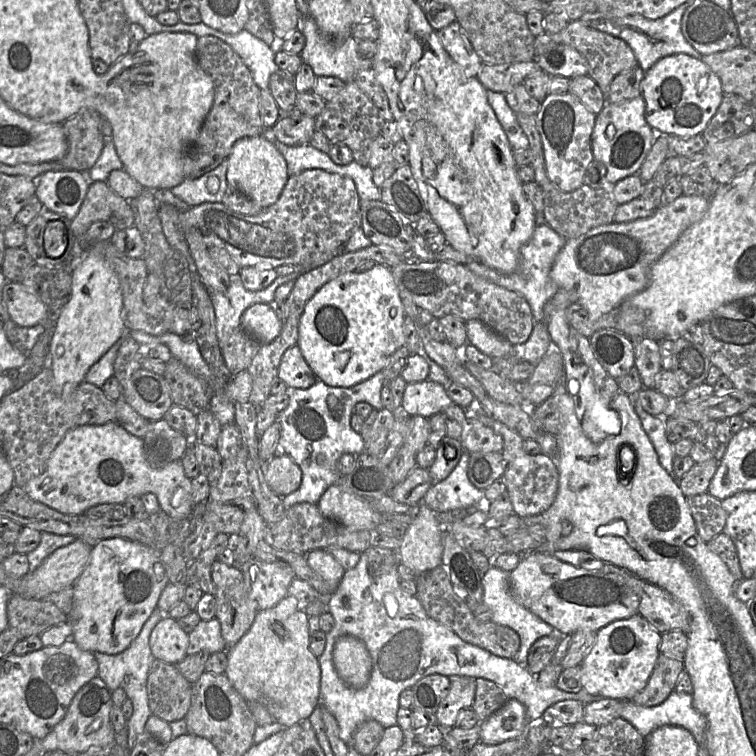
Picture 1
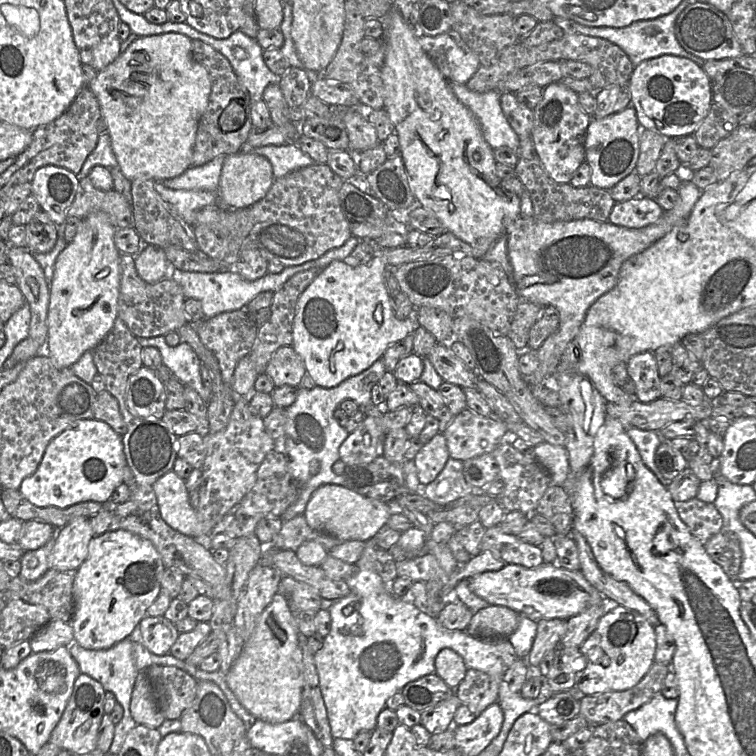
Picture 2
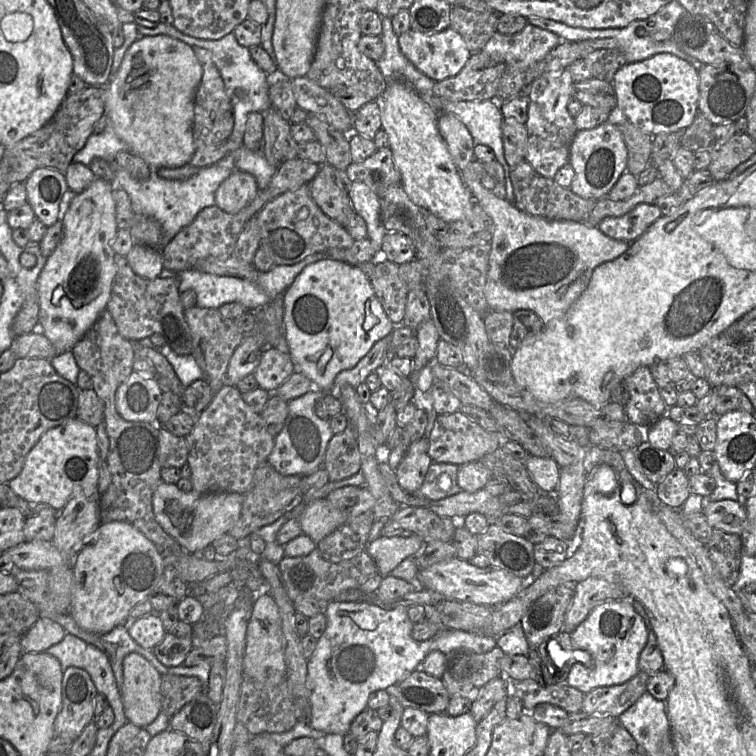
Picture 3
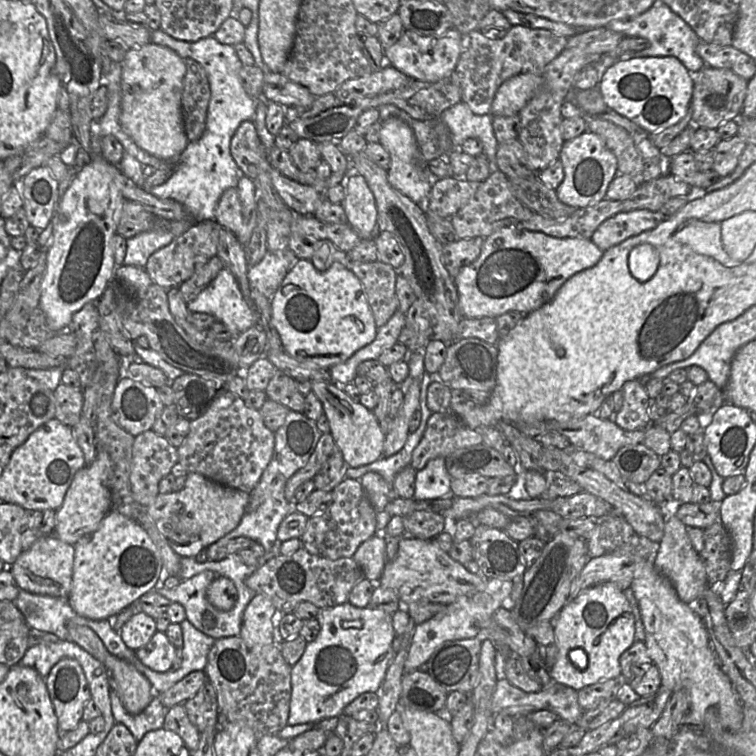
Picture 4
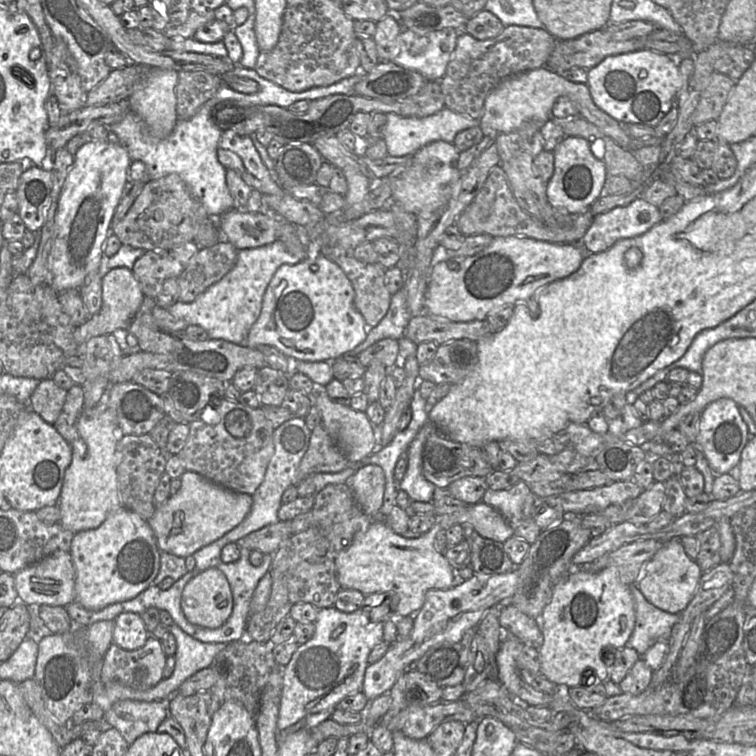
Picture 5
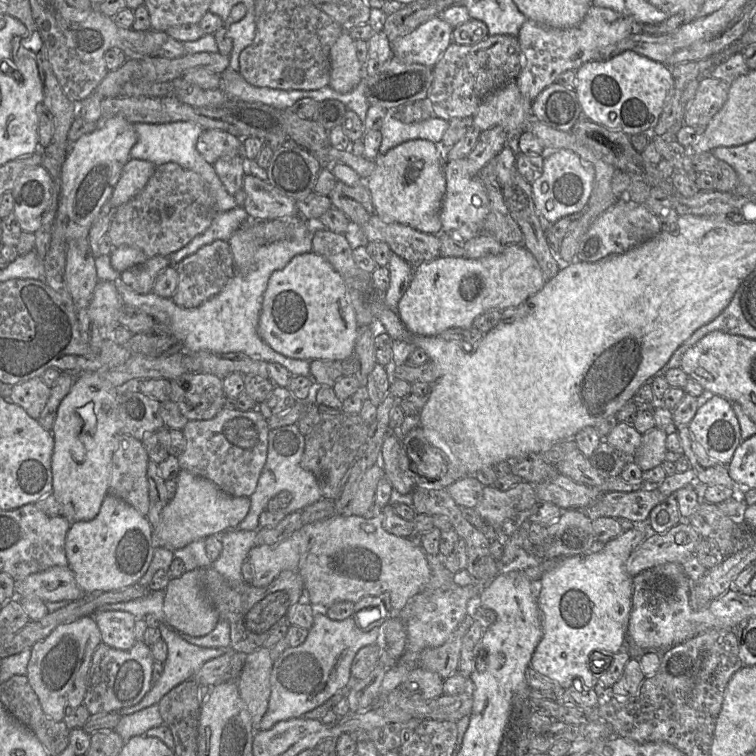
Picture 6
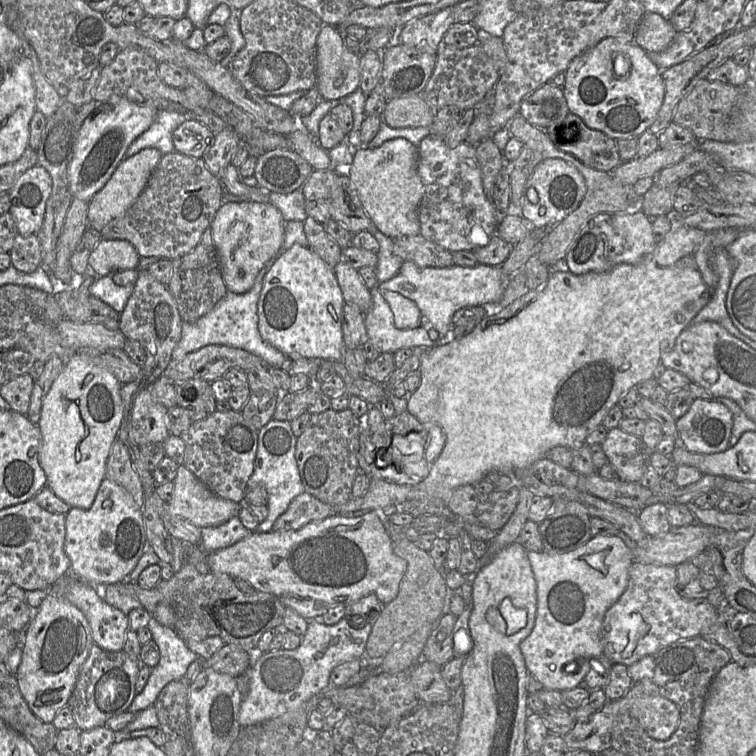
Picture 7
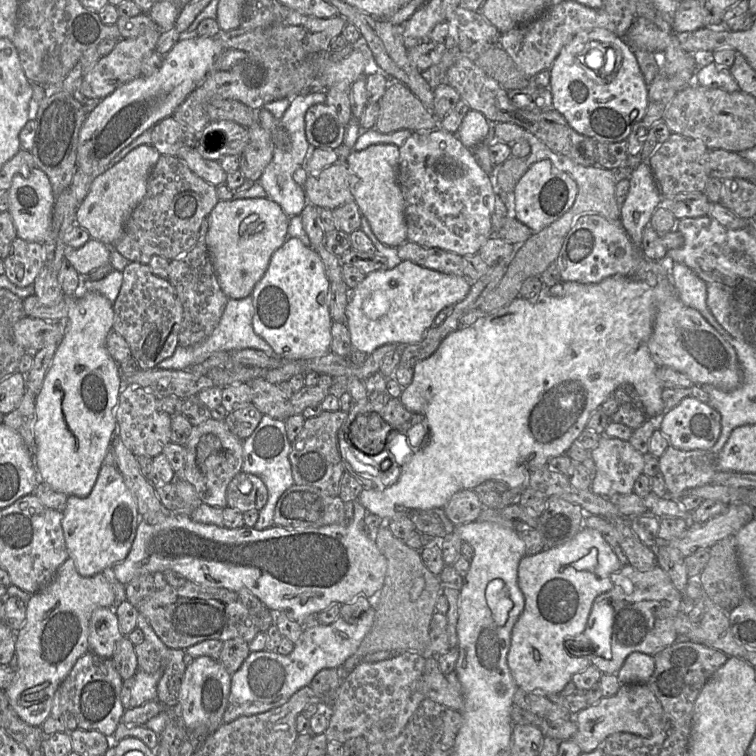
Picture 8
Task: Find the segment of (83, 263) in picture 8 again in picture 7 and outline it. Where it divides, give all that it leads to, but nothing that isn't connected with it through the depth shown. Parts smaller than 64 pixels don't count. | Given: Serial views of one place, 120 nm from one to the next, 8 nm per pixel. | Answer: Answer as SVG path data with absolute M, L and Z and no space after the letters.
M101 239L88 259L89 268L97 276L113 275L119 270L137 269L140 256L126 240Z

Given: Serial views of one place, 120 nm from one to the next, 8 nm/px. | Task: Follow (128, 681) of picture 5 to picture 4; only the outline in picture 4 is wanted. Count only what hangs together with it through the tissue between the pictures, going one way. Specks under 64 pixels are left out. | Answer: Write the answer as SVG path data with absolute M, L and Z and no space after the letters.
M157 631L146 646L135 651L143 665L156 672L170 670L176 657L176 647L169 641L165 632Z

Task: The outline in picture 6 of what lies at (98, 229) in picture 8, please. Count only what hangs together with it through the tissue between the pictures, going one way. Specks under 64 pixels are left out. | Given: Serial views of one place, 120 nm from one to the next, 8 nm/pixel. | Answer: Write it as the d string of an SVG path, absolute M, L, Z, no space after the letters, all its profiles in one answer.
M130 158L123 167L108 203L118 209L130 201L143 190L155 168L156 166L147 160Z

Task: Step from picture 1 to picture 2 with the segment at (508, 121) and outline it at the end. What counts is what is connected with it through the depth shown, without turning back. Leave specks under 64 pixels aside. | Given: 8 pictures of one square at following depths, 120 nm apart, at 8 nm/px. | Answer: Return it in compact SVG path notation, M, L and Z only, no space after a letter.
M450 82L456 97L477 118L484 139L493 148L520 148L520 138L507 121L500 104L502 93L497 91L475 92L465 84Z

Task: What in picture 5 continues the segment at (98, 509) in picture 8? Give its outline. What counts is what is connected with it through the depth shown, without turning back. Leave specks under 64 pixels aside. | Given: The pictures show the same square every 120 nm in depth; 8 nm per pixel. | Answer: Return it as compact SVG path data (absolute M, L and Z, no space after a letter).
M121 507L95 529L75 533L70 554L75 568L75 601L91 611L135 598L152 585L160 568L154 533L139 514Z

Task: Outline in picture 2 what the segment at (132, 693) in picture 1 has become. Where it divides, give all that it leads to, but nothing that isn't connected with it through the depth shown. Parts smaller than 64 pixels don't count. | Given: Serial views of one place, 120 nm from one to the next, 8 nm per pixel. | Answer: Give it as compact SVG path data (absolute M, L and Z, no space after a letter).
M138 625L132 632L132 636L120 641L111 648L102 650L91 650L84 648L72 642L69 645L69 652L79 666L81 674L85 674L98 681L104 688L105 692L114 694L116 701L123 708L121 721L115 725L114 737L109 748L109 753L117 755L127 734L137 726L130 713L131 694L136 677L139 673L135 666L133 656L134 643L141 643L141 633Z

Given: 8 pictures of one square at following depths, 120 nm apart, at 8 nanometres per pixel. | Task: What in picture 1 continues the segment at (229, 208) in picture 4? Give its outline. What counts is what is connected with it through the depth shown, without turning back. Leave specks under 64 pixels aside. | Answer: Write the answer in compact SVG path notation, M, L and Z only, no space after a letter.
M264 136L245 137L237 141L228 157L228 188L241 192L258 205L267 208L279 199L289 178L283 155Z

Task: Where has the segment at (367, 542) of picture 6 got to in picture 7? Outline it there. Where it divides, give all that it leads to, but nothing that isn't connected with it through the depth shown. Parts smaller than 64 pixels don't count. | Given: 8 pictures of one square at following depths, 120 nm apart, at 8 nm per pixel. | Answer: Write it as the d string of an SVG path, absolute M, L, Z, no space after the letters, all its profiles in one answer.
M376 511L350 517L334 514L306 524L298 530L251 532L237 543L206 554L210 571L228 574L247 581L255 590L276 596L286 608L292 608L308 621L320 618L329 609L347 606L369 594L374 594L384 605L394 600L406 572L406 561L393 548L383 522Z

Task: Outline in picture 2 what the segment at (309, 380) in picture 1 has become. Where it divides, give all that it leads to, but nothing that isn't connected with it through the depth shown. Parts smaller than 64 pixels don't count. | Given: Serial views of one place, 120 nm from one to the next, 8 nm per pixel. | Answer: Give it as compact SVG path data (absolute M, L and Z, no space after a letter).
M289 345L279 348L272 355L264 374L273 380L275 388L298 387L307 371L301 357Z

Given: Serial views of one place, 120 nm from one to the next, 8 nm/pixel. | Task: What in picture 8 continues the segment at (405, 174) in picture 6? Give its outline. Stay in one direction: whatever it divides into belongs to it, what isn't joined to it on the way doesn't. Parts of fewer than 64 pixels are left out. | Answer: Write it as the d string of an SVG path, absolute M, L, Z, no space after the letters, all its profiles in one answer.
M375 144L361 151L352 150L346 161L353 200L377 239L396 248L407 241L405 199L398 183L399 154L399 147L394 144Z

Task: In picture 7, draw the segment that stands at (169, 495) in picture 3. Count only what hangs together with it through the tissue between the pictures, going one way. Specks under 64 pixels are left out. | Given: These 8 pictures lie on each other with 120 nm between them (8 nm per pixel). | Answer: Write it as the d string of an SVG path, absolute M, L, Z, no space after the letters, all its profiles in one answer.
M183 465L178 467L173 483L173 497L168 503L170 513L199 528L218 526L225 523L232 517L237 516L241 509L240 503L226 500L214 494Z

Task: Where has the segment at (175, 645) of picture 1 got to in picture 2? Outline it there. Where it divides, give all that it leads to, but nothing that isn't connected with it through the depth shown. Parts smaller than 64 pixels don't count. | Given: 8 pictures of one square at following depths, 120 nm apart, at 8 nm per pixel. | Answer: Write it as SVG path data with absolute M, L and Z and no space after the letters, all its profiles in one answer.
M146 616L138 624L141 644L155 655L166 655L179 636L174 623L164 616Z

